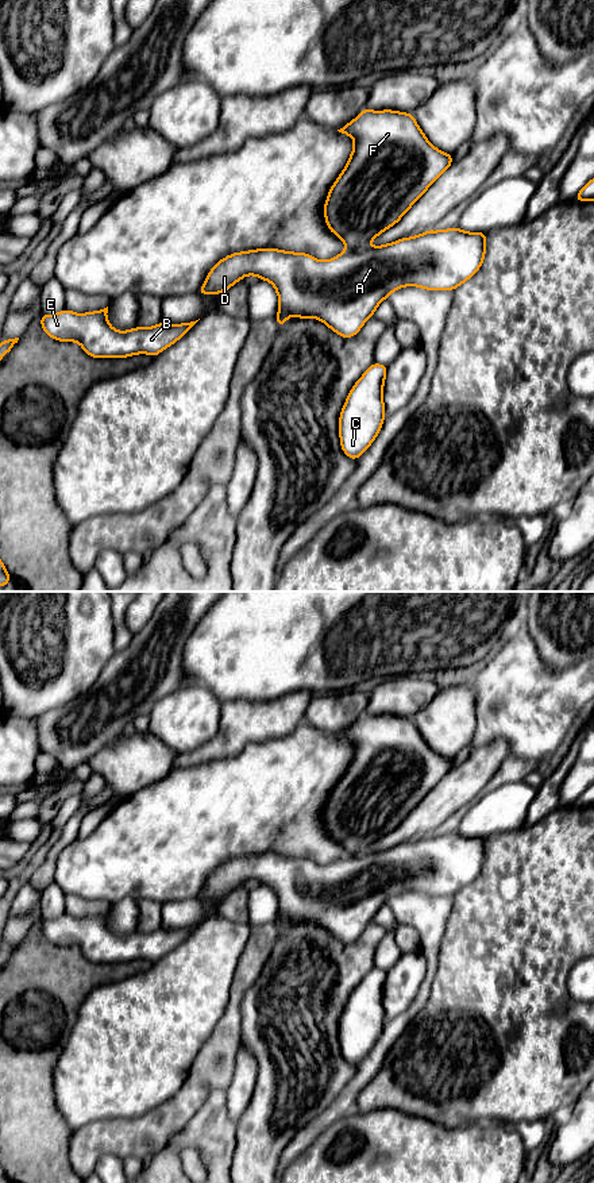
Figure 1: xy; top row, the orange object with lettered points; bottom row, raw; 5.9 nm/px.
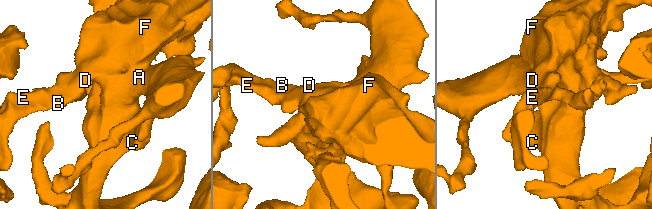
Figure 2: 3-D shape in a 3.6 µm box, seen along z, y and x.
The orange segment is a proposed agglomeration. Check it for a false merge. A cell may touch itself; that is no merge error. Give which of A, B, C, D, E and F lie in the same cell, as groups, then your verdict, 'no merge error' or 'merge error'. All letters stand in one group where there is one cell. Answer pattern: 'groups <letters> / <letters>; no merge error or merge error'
groups A B C D E F; no merge error

